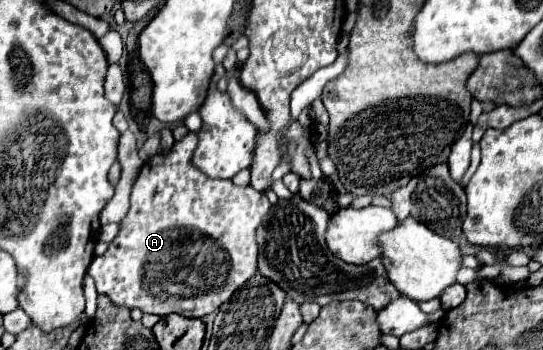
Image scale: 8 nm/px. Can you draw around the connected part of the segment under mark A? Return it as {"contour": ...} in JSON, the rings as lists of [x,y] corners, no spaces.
{"contour":[[[186,134],[180,142],[174,142],[172,150],[168,154],[156,154],[154,158],[146,160],[134,186],[132,186],[132,194],[130,194],[130,210],[124,216],[124,220],[120,222],[120,230],[116,234],[116,238],[110,242],[106,254],[96,256],[88,268],[88,274],[94,278],[96,282],[96,290],[98,294],[106,294],[114,304],[118,306],[126,306],[126,308],[140,308],[146,314],[158,314],[158,316],[168,316],[168,314],[180,314],[186,318],[202,318],[214,310],[218,310],[226,300],[230,300],[230,296],[256,274],[256,256],[258,256],[258,248],[256,248],[256,240],[254,240],[254,232],[262,220],[262,216],[268,212],[270,202],[262,192],[256,192],[252,186],[236,186],[232,184],[232,180],[212,180],[208,176],[204,176],[202,172],[198,172],[198,168],[194,168],[190,164],[192,152],[198,146],[198,138],[196,134]]]}

